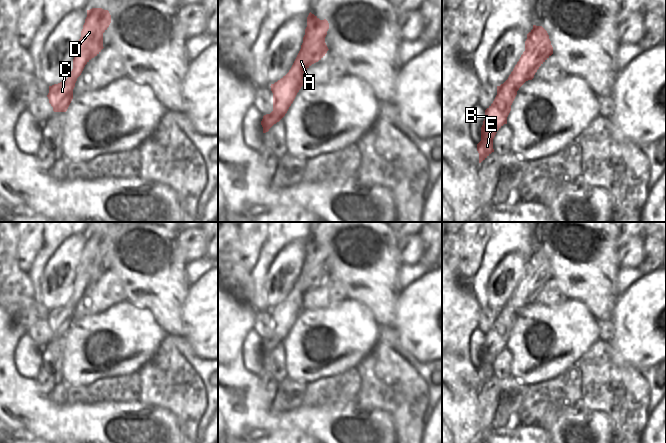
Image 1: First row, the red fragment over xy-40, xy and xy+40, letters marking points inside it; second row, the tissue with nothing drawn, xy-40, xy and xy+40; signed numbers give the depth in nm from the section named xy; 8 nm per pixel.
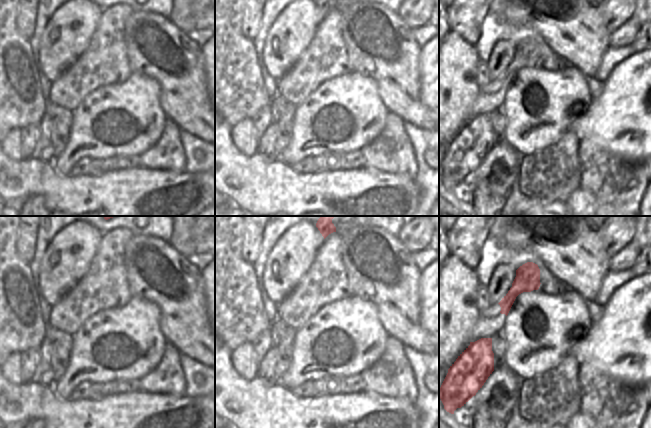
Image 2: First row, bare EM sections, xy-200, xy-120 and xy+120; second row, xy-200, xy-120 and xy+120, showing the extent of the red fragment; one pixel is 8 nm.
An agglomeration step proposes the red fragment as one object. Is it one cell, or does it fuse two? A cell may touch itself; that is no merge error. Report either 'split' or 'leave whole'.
leave whole

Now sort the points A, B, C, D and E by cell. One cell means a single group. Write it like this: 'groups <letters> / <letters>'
groups A B C D E

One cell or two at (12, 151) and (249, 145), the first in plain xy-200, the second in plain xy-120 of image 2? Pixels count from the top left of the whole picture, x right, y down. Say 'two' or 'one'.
one

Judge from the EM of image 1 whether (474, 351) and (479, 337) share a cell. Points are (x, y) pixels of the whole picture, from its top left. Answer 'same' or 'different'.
same

